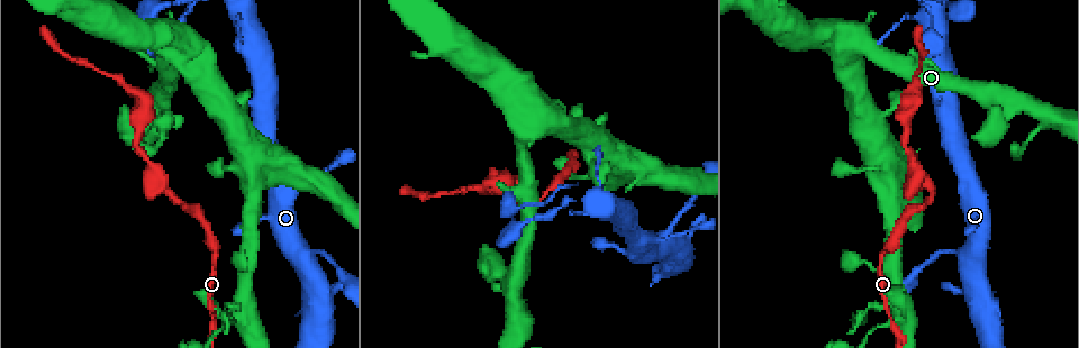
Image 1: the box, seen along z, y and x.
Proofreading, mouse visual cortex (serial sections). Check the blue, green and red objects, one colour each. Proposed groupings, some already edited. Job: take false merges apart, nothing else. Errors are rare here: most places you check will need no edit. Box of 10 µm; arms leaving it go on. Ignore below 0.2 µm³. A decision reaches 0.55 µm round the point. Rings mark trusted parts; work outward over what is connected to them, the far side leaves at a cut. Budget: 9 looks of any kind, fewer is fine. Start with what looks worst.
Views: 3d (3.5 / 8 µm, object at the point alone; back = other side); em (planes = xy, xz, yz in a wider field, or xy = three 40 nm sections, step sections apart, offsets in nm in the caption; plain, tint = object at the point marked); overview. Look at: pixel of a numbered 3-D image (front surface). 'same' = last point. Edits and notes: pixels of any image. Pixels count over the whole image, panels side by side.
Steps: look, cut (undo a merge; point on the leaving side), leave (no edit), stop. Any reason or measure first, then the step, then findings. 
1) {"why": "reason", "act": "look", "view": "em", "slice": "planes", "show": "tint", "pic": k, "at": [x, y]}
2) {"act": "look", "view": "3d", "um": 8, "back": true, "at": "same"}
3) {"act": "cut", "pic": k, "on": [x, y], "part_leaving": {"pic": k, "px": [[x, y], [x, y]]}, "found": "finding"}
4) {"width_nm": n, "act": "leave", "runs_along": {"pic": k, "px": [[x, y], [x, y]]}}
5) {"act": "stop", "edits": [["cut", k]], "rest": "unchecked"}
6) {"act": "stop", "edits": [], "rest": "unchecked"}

{"why": "sharp bend", "act": "look", "view": "3d", "um": 8, "pic": 1, "at": [926, 206]}

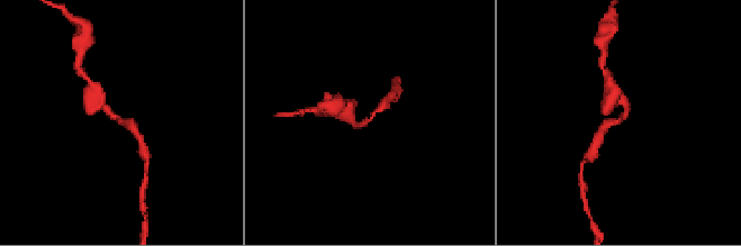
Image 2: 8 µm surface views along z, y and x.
{"act": "look", "view": "em", "slice": "xy", "step": 5, "show": "tint", "at": "same"}

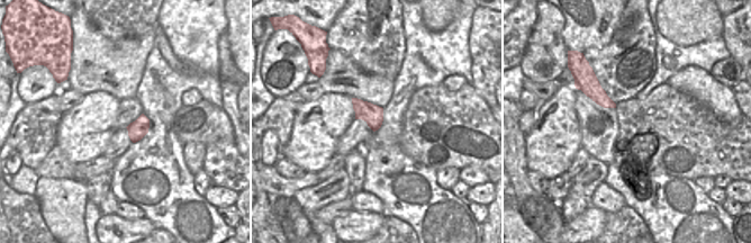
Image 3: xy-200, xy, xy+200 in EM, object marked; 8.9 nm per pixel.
{"arm_widths_nm": [200, 250], "act": "leave", "runs_along": {"pic": 2, "px": [[137, 134], [99, 97]]}, "found": "all the same cell"}

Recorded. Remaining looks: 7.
{"why": "three-way junction", "act": "look", "view": "3d", "um": 3.5, "pic": 1, "at": [669, 231]}

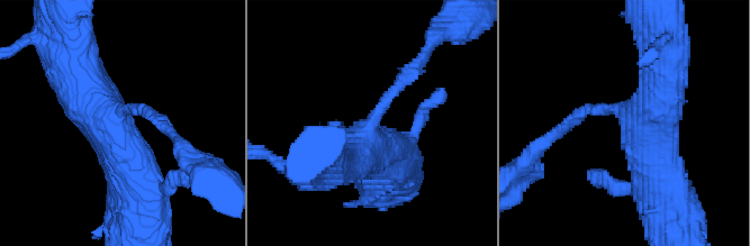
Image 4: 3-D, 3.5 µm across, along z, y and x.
{"arms": 3, "arm_widths_nm": [150, 600, 600], "act": "look", "view": "em", "slice": "planes", "show": "tint", "pic": 4, "at": [368, 128]}

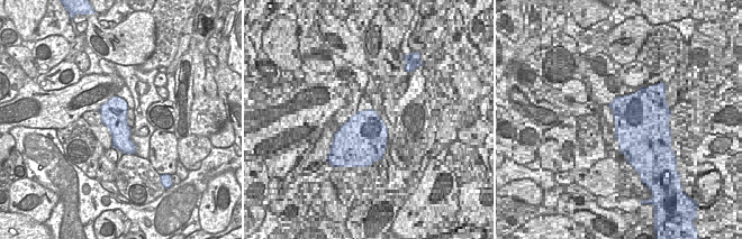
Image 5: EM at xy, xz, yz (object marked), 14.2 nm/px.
{"act": "leave", "runs_along": {"pic": 4, "px": [[72, 42], [82, 87], [141, 183]]}, "found": "all the same cell"}

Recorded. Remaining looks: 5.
{"why": "abrupt turn", "act": "look", "view": "3d", "um": 3.5, "back": true, "pic": 1, "at": [857, 45]}

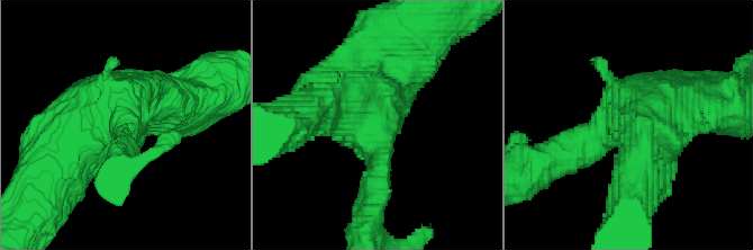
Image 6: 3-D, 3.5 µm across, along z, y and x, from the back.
{"act": "look", "view": "em", "slice": "xy", "step": 3, "show": "tint", "pic": 6, "at": [120, 124]}

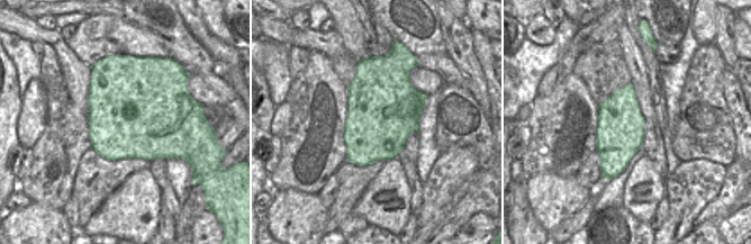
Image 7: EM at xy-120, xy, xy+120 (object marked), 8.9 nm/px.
{"act": "leave", "runs_along": {"pic": 6, "px": [[378, 170], [350, 109], [298, 115]]}, "found": "continuous, no second cell"}

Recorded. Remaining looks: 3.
{"act": "look", "view": "3d", "um": 3.5, "back": true, "pic": 1, "at": [884, 174]}

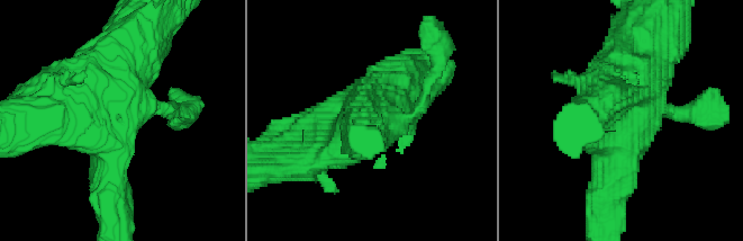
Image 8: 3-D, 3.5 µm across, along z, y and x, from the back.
{"act": "look", "view": "em", "slice": "xy", "step": 5, "show": "tint", "pic": 8, "at": [111, 122]}

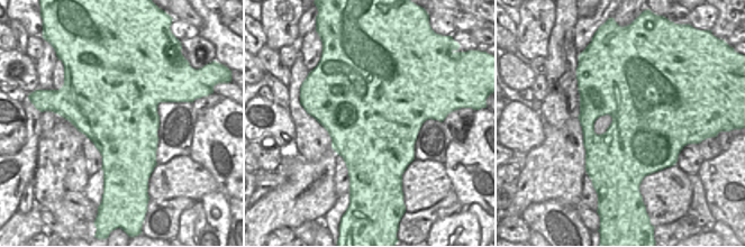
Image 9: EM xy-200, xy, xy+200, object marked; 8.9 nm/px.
{"act": "leave", "runs_along": {"pic": 8, "px": [[142, 30], [114, 79], [107, 169]]}, "found": "one cell here"}

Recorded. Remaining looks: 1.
{"act": "stop", "edits": [], "rest": "unchecked"}

